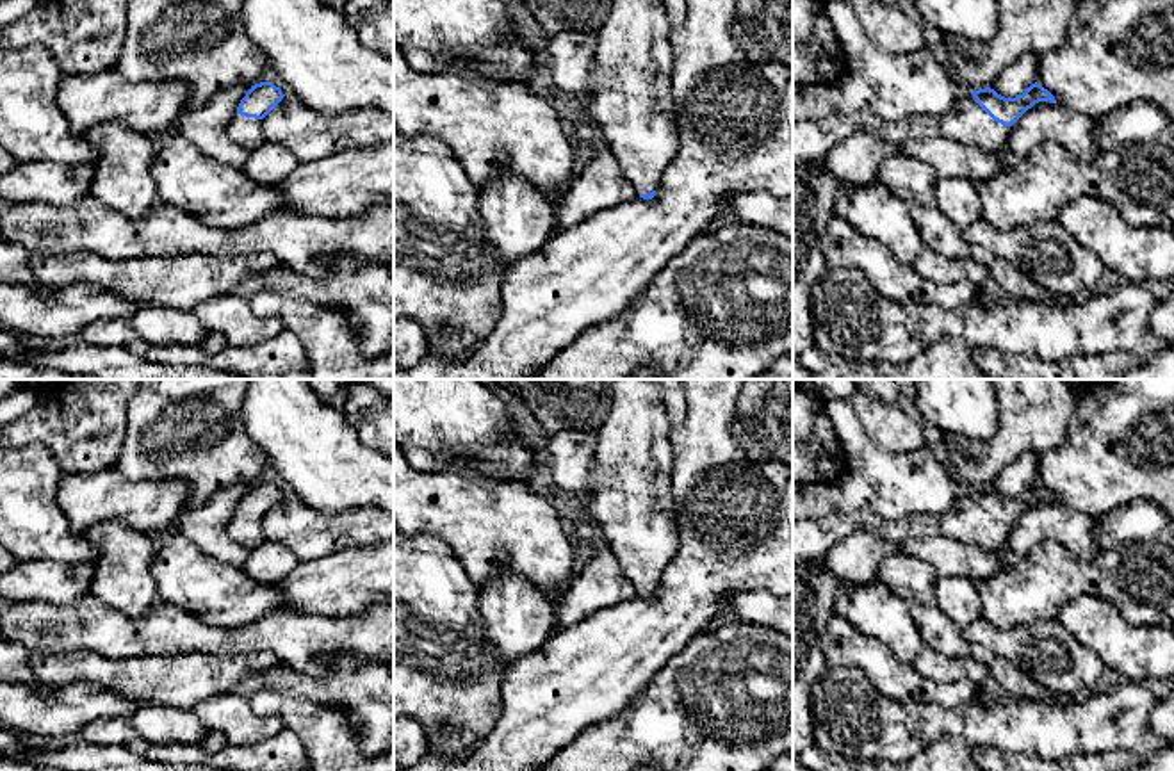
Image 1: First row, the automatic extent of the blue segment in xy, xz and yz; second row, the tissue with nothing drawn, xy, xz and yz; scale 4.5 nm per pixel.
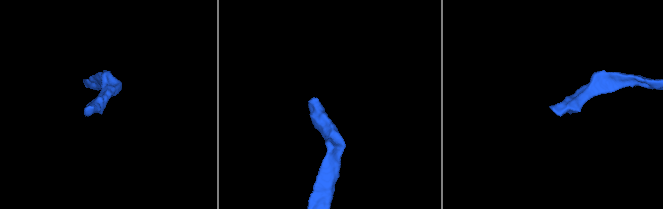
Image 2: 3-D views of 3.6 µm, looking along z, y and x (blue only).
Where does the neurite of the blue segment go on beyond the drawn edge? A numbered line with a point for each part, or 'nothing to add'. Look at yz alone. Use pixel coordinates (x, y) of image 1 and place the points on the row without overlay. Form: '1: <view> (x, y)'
1: yz (966, 520)

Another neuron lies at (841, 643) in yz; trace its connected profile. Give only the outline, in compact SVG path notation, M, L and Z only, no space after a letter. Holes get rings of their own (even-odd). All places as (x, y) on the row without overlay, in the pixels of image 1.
M834 614L818 643L827 666L859 668L893 702L928 702L957 709L971 703L978 693L973 680L928 680L912 664L898 662L878 639L857 630L846 616Z

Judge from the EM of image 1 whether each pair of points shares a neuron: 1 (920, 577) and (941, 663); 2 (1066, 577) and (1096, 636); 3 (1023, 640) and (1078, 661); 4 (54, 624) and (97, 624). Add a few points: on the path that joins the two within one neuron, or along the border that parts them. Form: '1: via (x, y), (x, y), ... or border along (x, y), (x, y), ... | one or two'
1: border along (925, 645), (953, 657), (971, 657), (980, 665) | two
2: border along (1117, 608), (1103, 599), (1080, 595), (1055, 616) | two
3: via (1037, 650), (1064, 661) | one
4: via (65, 624), (86, 624) | one

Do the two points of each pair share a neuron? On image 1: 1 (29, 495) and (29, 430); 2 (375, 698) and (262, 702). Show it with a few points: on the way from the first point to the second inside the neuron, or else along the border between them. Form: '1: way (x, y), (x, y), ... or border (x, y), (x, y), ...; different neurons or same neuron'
1: border (18, 446), (43, 444), (61, 472); different neurons
2: border (269, 689), (339, 706), (350, 716); different neurons

